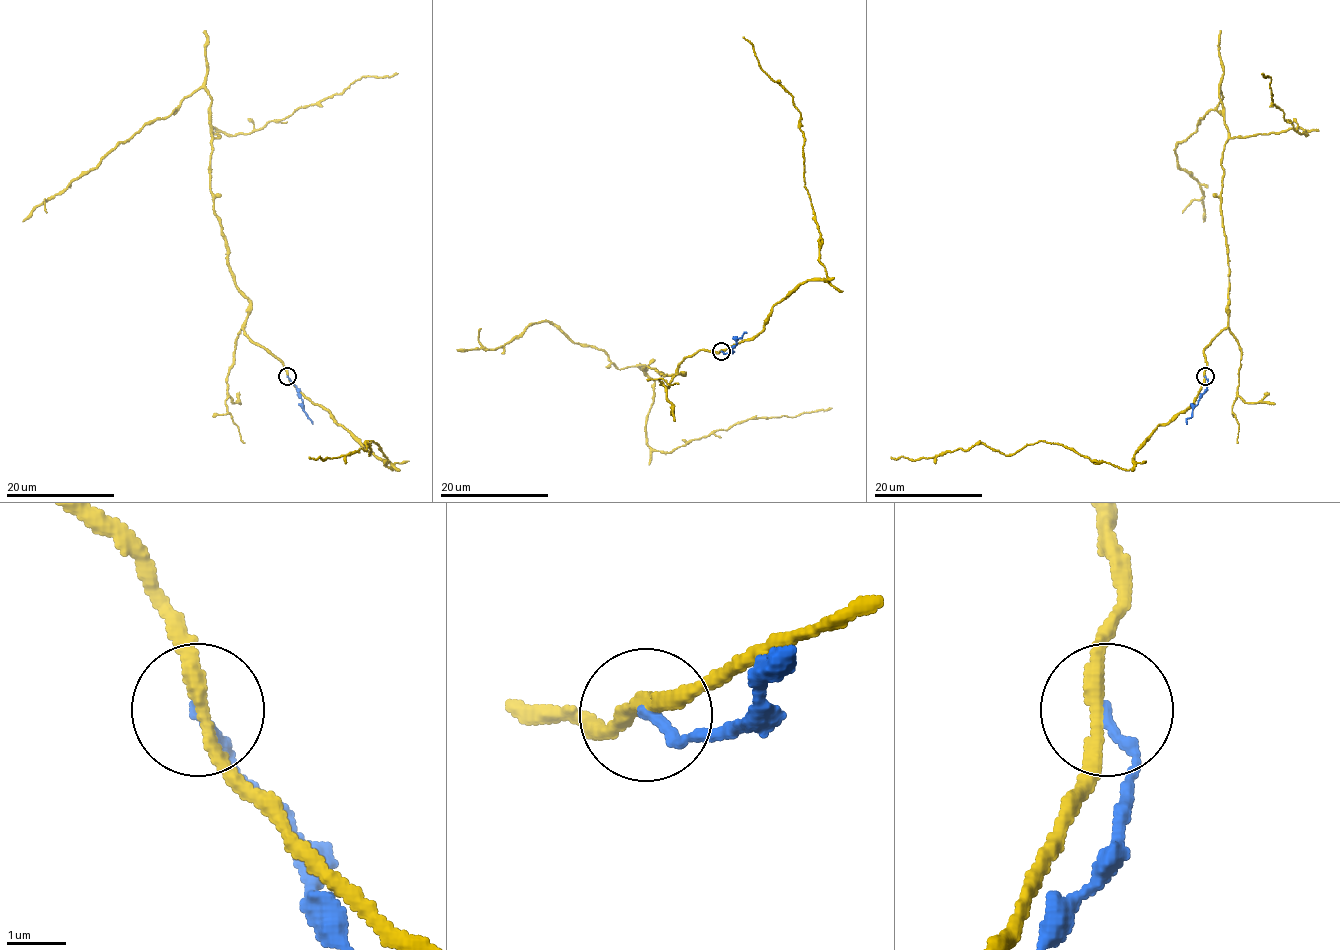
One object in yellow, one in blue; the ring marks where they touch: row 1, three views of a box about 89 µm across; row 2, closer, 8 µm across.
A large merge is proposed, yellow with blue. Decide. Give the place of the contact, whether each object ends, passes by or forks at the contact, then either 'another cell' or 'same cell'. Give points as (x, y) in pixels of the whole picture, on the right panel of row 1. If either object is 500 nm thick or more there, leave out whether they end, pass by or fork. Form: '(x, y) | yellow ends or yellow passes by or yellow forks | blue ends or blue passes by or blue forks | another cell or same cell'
(1205, 376) | yellow passes by | blue ends | another cell

